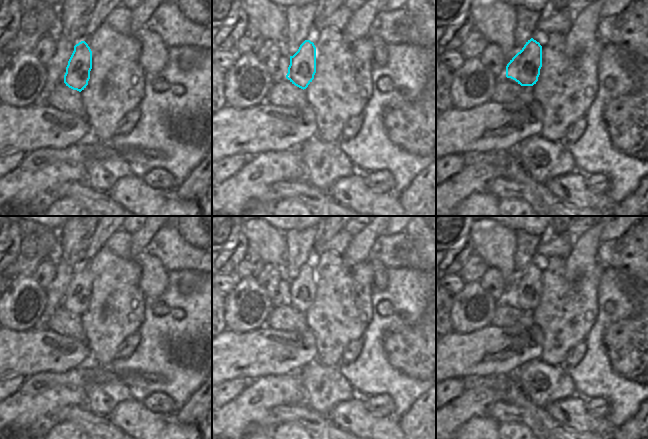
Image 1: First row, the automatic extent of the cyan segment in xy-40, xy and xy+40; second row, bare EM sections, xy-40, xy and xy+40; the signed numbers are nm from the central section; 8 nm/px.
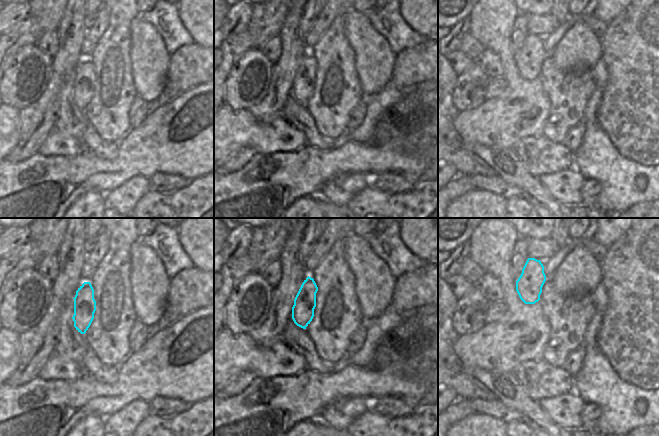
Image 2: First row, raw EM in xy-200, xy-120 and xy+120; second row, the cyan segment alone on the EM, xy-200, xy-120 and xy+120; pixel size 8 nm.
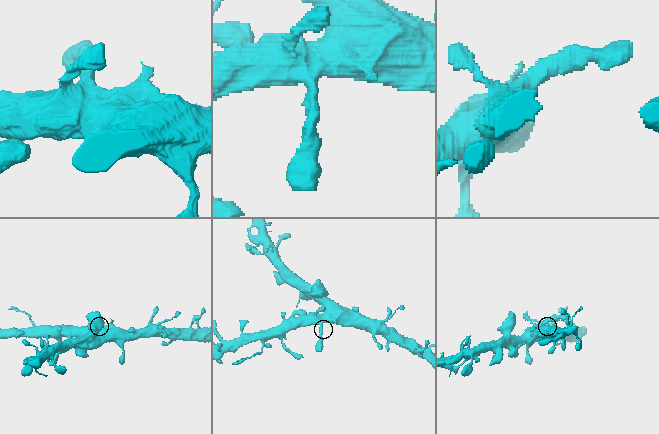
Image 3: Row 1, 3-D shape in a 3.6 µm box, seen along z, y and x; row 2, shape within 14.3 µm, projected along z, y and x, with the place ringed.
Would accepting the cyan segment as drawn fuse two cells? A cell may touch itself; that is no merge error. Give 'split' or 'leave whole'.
leave whole

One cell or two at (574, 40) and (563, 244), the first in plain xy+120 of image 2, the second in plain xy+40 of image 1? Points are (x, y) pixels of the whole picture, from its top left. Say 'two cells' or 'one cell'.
two cells

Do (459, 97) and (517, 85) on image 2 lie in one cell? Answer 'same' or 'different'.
different

